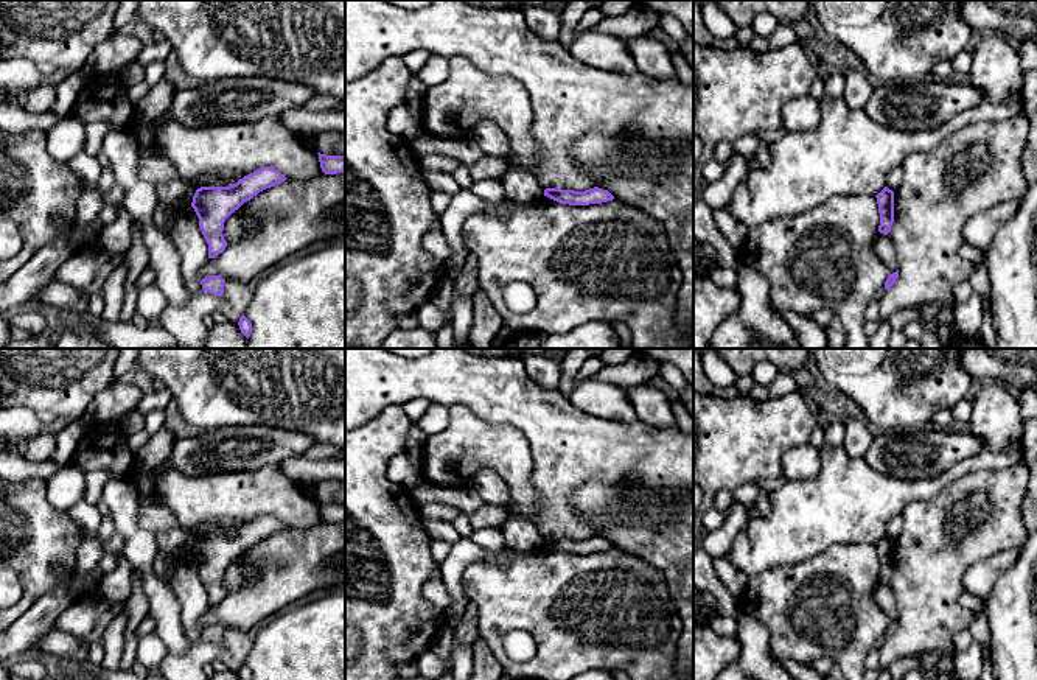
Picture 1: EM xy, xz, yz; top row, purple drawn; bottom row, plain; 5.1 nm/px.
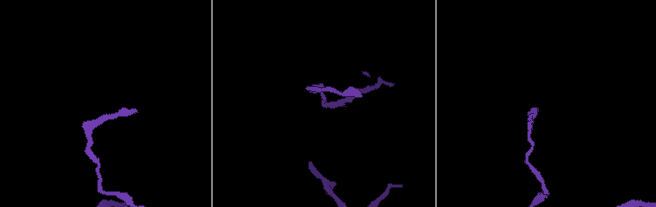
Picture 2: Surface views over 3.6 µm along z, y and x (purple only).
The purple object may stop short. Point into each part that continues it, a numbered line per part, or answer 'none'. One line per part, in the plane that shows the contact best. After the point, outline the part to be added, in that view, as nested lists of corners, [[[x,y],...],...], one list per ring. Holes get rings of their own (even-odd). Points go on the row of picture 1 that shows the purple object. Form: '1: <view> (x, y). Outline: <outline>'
none

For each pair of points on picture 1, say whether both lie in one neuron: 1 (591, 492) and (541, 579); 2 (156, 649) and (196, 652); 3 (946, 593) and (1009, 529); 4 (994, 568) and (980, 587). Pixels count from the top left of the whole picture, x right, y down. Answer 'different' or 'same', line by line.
1: different
2: different
3: same
4: same

